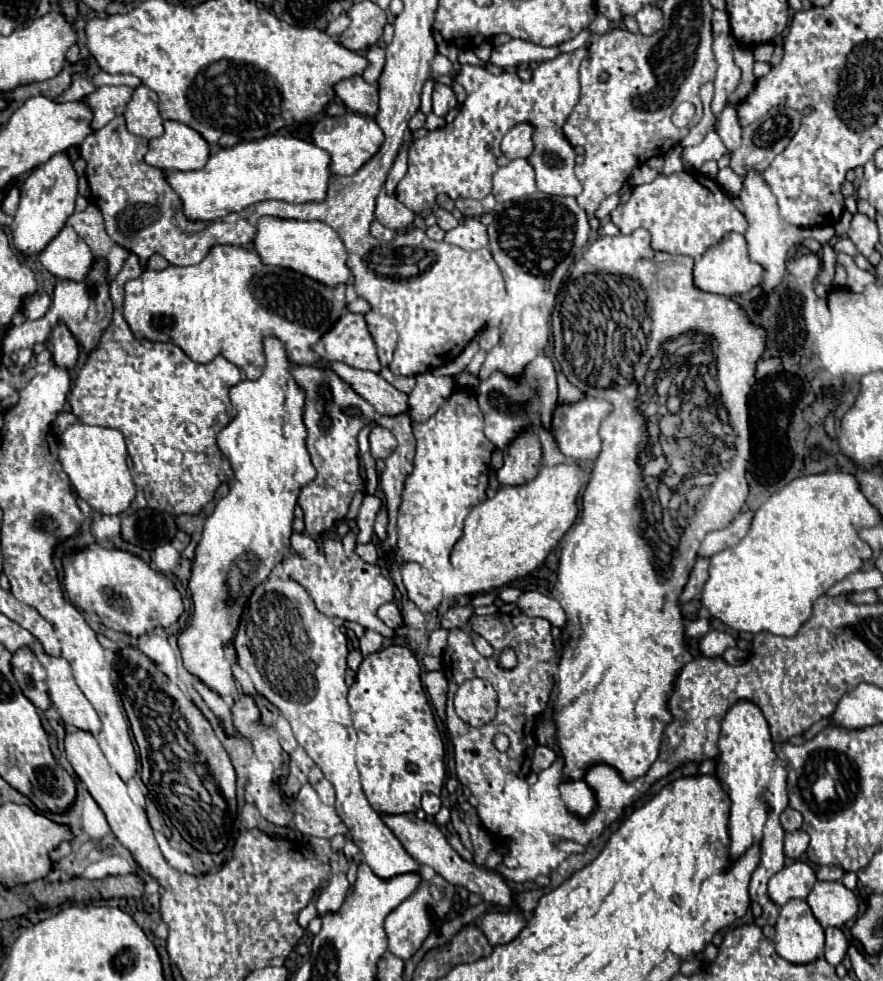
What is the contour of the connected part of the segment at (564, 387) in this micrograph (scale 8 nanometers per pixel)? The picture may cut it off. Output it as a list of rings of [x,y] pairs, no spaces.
[[[563,373],[557,375],[557,385],[559,385],[559,403],[577,403],[581,401],[585,395],[575,387],[571,385]]]

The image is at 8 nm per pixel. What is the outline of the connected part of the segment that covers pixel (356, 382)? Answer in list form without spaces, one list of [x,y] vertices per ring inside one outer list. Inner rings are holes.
[[[325,363],[325,367],[333,369],[363,399],[367,399],[375,407],[377,415],[401,415],[401,413],[409,411],[407,395],[397,391],[379,373],[353,369],[353,367],[345,365],[345,363]]]

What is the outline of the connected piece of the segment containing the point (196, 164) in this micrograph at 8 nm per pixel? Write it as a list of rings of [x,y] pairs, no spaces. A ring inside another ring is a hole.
[[[165,121],[165,133],[149,141],[145,161],[163,171],[193,171],[203,169],[209,155],[201,133],[179,121]]]

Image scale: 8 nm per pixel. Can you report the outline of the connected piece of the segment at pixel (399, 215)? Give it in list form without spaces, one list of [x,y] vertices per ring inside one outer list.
[[[381,191],[377,197],[375,217],[381,225],[395,231],[403,231],[415,221],[415,213],[409,211],[401,201],[397,201],[397,197],[389,197],[385,191]]]

